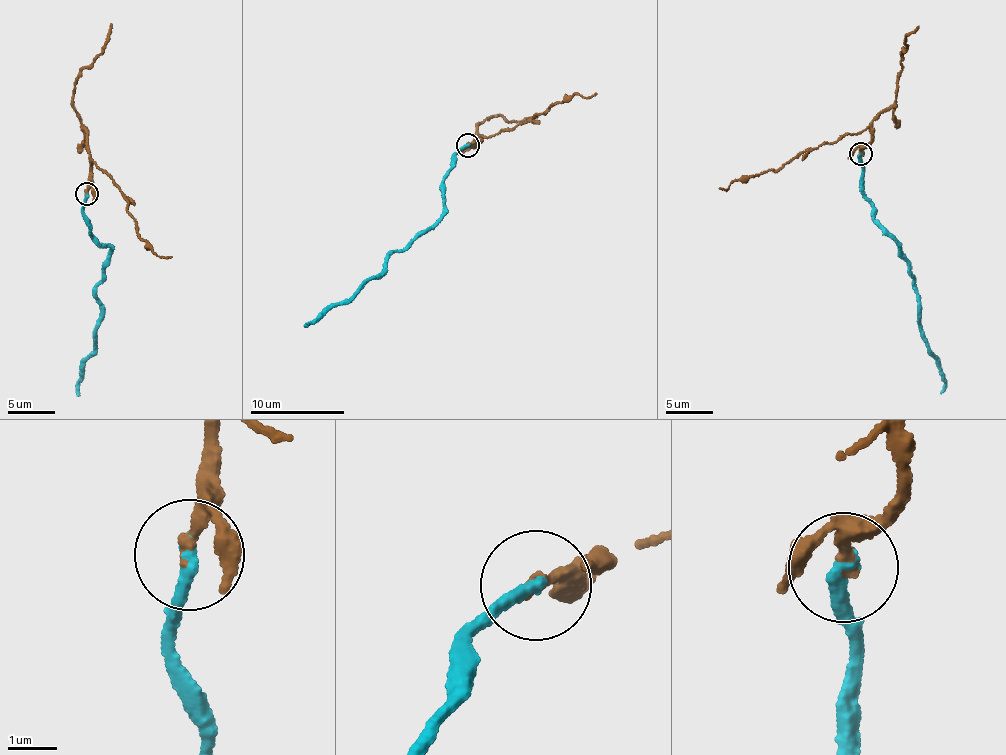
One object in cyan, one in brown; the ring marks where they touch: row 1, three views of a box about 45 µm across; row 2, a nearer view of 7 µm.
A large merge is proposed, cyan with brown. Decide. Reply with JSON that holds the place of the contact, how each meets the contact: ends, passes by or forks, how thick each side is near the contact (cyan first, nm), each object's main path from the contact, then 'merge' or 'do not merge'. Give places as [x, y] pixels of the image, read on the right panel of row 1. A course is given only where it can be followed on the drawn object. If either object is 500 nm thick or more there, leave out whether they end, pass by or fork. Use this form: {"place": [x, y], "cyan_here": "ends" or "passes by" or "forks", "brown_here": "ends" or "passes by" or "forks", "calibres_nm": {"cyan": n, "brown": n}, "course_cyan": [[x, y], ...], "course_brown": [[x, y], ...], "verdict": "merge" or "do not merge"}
{"place": [860, 154], "cyan_here": "ends", "brown_here": "ends", "calibres_nm": {"cyan": 280, "brown": 280}, "course_cyan": [[860, 153], [864, 197], [899, 241], [899, 257], [915, 281], [919, 323], [945, 383], [939, 393]], "course_brown": [[860, 153], [870, 140], [870, 130], [804, 149], [776, 170], [736, 179], [726, 191], [720, 188]], "verdict": "do not merge"}

